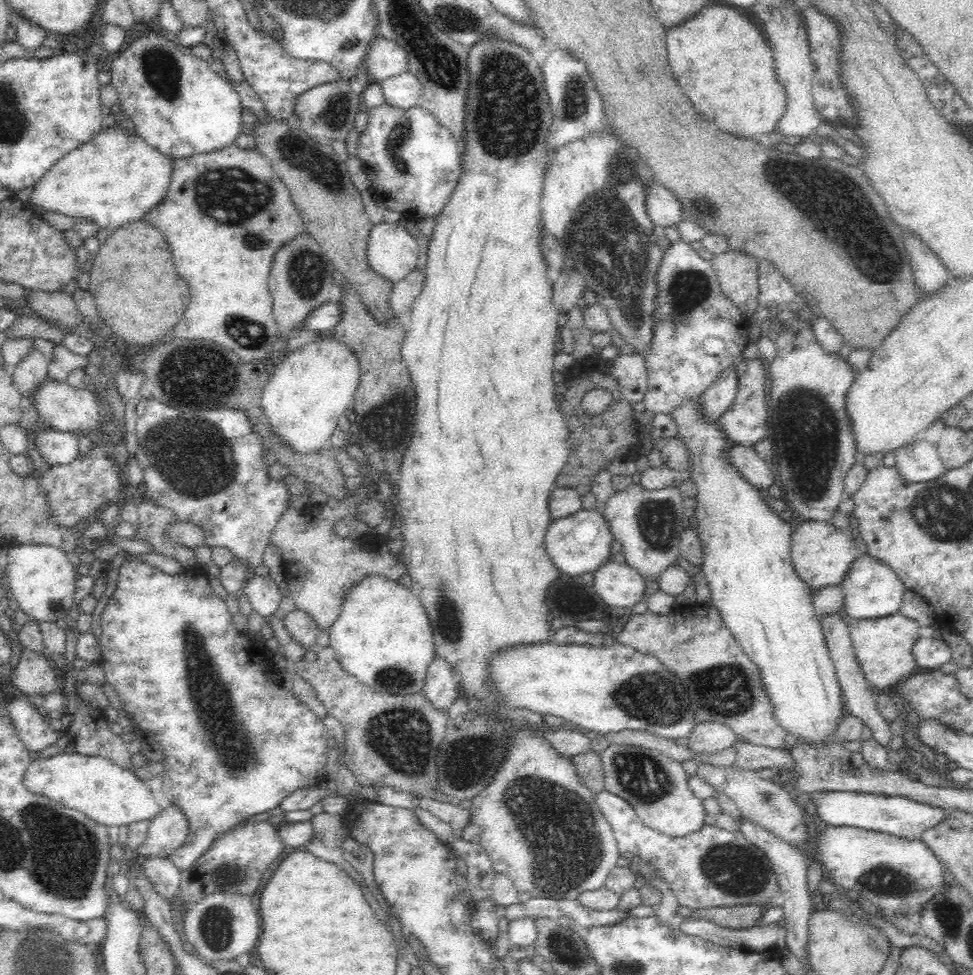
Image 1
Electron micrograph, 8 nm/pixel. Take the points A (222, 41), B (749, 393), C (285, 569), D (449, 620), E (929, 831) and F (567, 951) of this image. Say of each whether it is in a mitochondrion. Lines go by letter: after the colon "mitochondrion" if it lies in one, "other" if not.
A: other
B: other
C: other
D: mitochondrion
E: other
F: mitochondrion

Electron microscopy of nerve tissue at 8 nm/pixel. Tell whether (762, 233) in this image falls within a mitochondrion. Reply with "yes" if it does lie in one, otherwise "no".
no

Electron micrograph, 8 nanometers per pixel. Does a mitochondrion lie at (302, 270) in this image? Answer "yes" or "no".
yes

